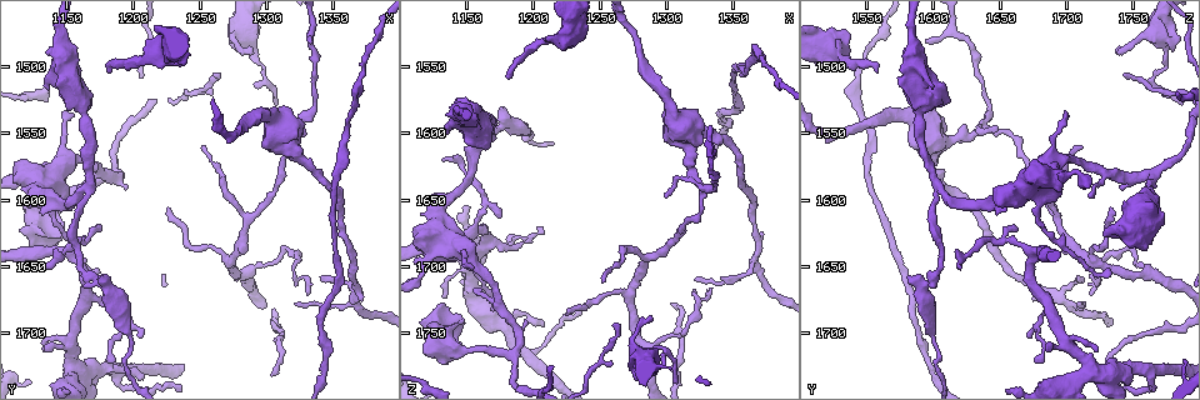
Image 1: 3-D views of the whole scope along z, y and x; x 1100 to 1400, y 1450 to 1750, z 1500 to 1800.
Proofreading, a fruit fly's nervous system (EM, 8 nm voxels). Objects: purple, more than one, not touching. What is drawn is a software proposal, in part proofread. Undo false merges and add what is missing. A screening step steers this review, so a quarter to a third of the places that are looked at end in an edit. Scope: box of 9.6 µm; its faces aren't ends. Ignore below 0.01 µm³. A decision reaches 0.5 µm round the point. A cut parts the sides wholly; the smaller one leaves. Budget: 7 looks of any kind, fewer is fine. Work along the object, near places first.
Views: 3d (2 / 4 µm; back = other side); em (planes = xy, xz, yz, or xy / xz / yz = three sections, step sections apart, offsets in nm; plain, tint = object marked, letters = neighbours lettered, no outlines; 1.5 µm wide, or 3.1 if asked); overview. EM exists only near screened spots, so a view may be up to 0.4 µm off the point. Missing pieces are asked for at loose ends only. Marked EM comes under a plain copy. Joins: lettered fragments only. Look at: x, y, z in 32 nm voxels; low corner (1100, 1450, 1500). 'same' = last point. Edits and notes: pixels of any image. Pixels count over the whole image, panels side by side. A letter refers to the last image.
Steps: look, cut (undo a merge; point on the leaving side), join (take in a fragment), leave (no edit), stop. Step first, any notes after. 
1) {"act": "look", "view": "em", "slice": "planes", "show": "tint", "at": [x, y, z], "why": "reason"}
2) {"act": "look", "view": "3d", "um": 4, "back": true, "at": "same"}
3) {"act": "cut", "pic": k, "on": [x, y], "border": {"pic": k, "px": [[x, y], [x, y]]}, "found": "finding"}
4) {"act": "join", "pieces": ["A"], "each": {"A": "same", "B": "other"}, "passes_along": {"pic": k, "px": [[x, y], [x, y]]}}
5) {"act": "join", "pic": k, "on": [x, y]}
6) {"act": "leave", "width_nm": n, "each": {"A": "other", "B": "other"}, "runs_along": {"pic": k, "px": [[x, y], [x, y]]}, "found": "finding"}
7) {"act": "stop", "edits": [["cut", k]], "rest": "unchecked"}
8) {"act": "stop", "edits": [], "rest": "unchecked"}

{"act": "look", "view": "em", "slice": "planes", "show": "letters", "at": [1334, 1482, 1594], "why": "free end"}

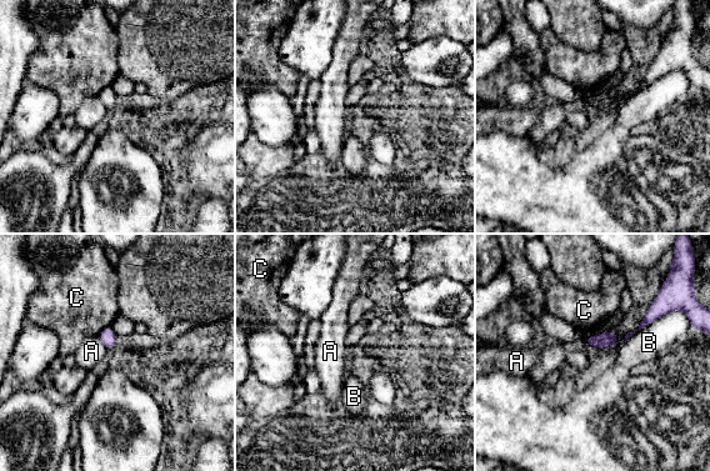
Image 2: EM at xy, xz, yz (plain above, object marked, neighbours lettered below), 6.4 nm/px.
{"act": "leave", "width_nm": 100, "each": {"A": "other", "B": "other", "C": "other"}, "border": {"pic": 2, "px": [[96, 336], [109, 351]]}, "found": "no lettered fragment goes on from it"}

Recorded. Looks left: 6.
{"act": "look", "view": "3d", "um": 2, "at": [1290, 1488, 1738], "why": "tapers out"}

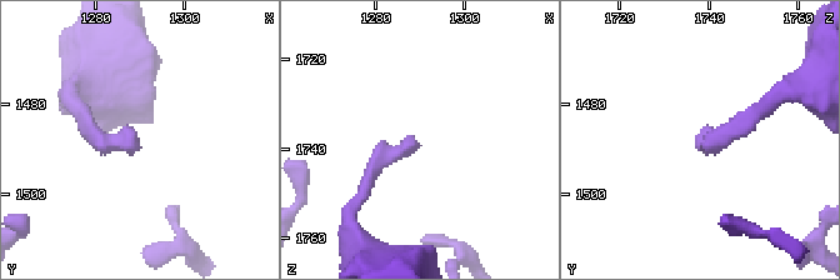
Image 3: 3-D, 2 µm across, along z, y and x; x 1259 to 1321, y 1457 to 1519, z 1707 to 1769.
{"act": "look", "view": "em", "slice": "planes", "show": "letters", "at": [1290, 1490, 1739], "why": "now the EM"}

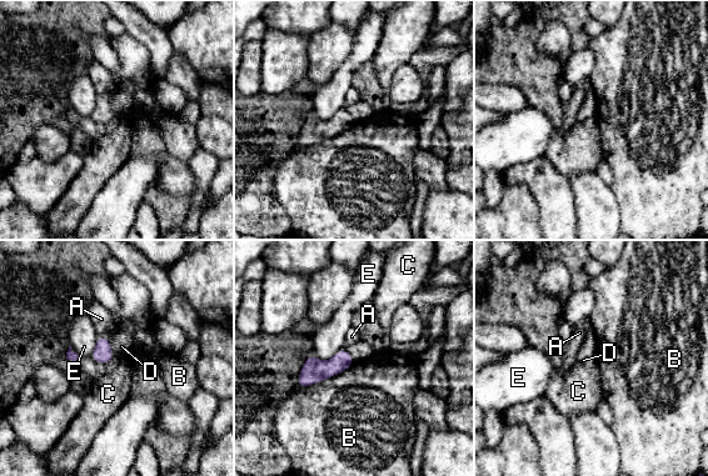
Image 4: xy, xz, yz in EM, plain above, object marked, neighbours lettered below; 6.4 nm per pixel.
{"act": "leave", "each": {"A": "other", "B": "other", "C": "other", "D": "other", "E": "other"}, "border": {"pic": 4, "px": [[355, 361], [338, 374], [297, 387]]}, "found": "no lettered fragment goes on from it"}

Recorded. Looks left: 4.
{"act": "look", "view": "3d", "um": 4, "at": [1288, 1616, 1694], "why": "side arm on a straight run"}

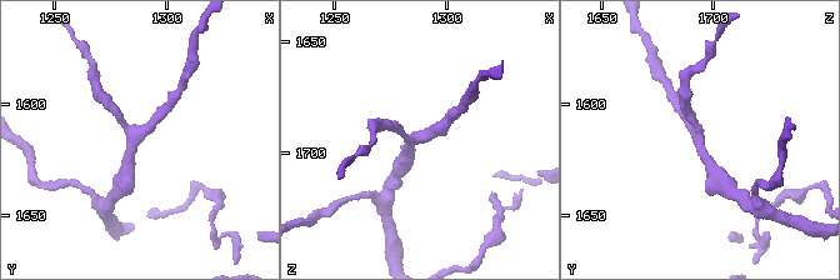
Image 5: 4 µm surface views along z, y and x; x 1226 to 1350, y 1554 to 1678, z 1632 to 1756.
{"act": "look", "view": "em", "slice": "xz", "step": 4, "show": "tint", "at": [1286, 1615, 1693], "why": "shape alone is not enough"}

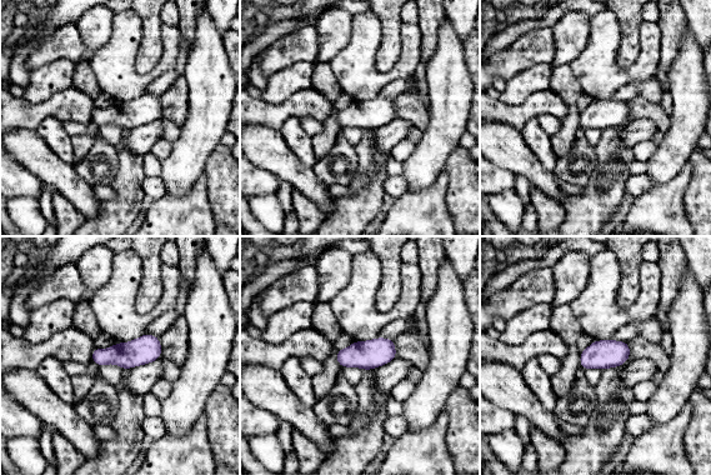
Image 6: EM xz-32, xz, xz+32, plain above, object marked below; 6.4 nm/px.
{"act": "look", "view": "em", "slice": "planes", "show": "letters", "at": "same"}

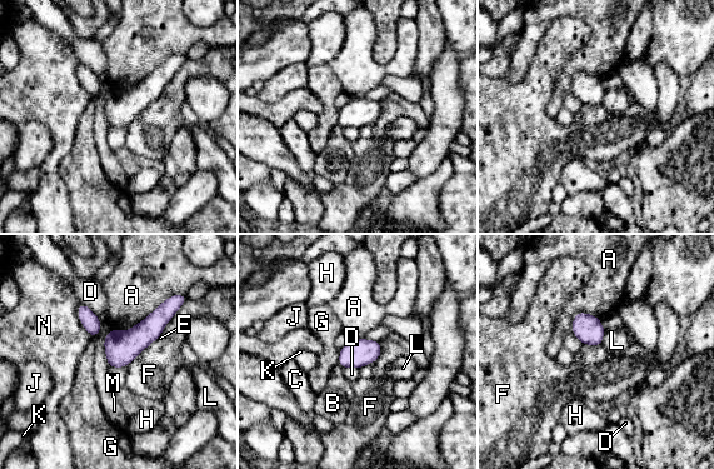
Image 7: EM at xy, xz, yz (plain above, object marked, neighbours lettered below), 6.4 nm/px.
{"act": "leave", "each": {"A": "other", "B": "other", "C": "other", "D": "other", "E": "other", "F": "other", "G": "other", "H": "other", "J": "other", "K": "other", "L": "other", "M": "other", "N": "other"}, "runs_along": {"pic": 7, "px": [[174, 307], [170, 307], [110, 364]]}, "found": "all the same cell"}

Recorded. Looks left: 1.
{"act": "stop", "edits": [], "rest": "unchecked"}

